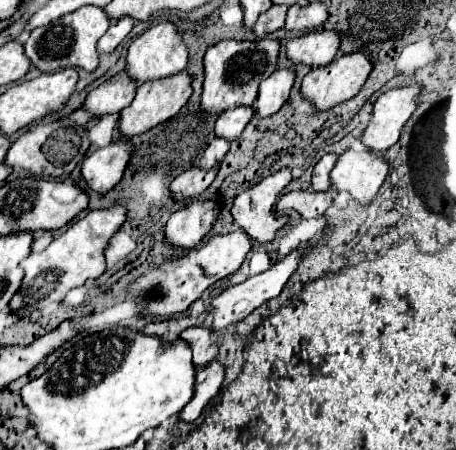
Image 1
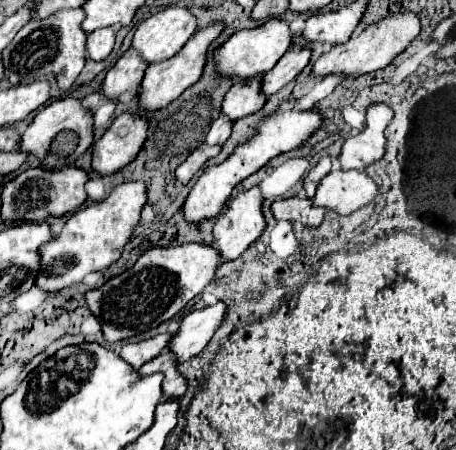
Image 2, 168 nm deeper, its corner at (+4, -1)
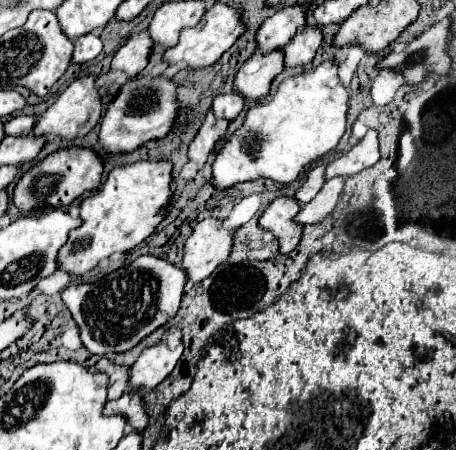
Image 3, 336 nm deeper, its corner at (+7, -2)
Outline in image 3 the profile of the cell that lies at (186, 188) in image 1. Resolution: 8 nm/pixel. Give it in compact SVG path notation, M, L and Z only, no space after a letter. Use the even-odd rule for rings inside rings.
M208 110L202 128L198 130L198 134L194 136L194 140L190 144L190 154L188 154L190 160L198 162L198 166L204 166L206 160L208 160L208 156L210 156L210 152L214 150L214 146L224 138L228 124L230 122L226 118L218 120L214 116L214 112Z

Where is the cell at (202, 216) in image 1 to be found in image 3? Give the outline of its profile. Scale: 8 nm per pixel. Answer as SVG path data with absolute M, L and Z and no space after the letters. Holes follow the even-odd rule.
M326 60L310 72L286 78L268 102L256 102L248 108L244 124L226 140L212 164L212 182L216 188L228 188L238 182L270 178L274 182L292 182L312 160L334 150L346 130L348 90L334 84L338 62Z

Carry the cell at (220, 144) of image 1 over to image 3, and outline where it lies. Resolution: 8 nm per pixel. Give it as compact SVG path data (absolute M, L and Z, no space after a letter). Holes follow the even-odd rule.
M228 92L228 94L218 94L212 102L212 110L220 116L220 118L226 118L226 120L234 120L240 110L244 108L246 104L246 98L240 96L238 92Z

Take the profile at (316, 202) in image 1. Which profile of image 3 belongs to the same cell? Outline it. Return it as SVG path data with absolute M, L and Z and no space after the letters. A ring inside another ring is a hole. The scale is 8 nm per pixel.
M280 196L266 206L266 210L258 220L258 226L272 232L274 238L278 240L280 254L292 252L300 242L302 226L292 220L298 210L300 210L300 204L294 198Z

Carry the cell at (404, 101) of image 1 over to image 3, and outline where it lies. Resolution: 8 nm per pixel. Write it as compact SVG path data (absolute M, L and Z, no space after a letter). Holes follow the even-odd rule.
M368 130L366 136L350 152L342 154L340 158L336 158L334 162L330 162L326 166L324 176L326 178L334 178L334 176L348 178L352 174L362 172L368 166L374 166L378 162L378 158L380 158L378 134L376 134L376 130Z

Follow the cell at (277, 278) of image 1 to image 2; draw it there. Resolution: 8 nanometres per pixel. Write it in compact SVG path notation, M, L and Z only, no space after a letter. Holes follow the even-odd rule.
M219 301L211 307L191 311L181 321L181 327L175 333L175 339L171 339L171 347L169 347L171 351L175 351L175 355L179 355L179 363L199 355L205 349L205 345L209 343L213 333L225 321L227 311L229 311L227 305L223 301Z

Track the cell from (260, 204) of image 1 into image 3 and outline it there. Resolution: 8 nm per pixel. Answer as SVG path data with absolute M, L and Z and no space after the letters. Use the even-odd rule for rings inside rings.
M206 218L194 228L184 244L184 256L180 264L188 276L188 282L202 282L230 256L232 236L234 234L216 218Z

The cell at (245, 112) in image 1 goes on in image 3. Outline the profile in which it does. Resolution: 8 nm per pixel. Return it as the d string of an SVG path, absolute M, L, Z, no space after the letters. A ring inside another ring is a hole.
M254 52L238 70L234 86L248 100L258 100L268 94L272 80L284 70L284 52Z

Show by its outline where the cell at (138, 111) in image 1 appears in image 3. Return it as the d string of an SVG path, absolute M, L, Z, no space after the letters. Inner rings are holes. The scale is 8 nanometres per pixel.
M214 2L214 6L202 16L202 20L194 28L186 28L186 32L180 34L180 42L174 48L168 48L164 56L170 64L186 60L188 66L202 68L202 66L214 64L238 40L238 36L244 30L246 30L246 24L242 20L242 10L224 2Z

